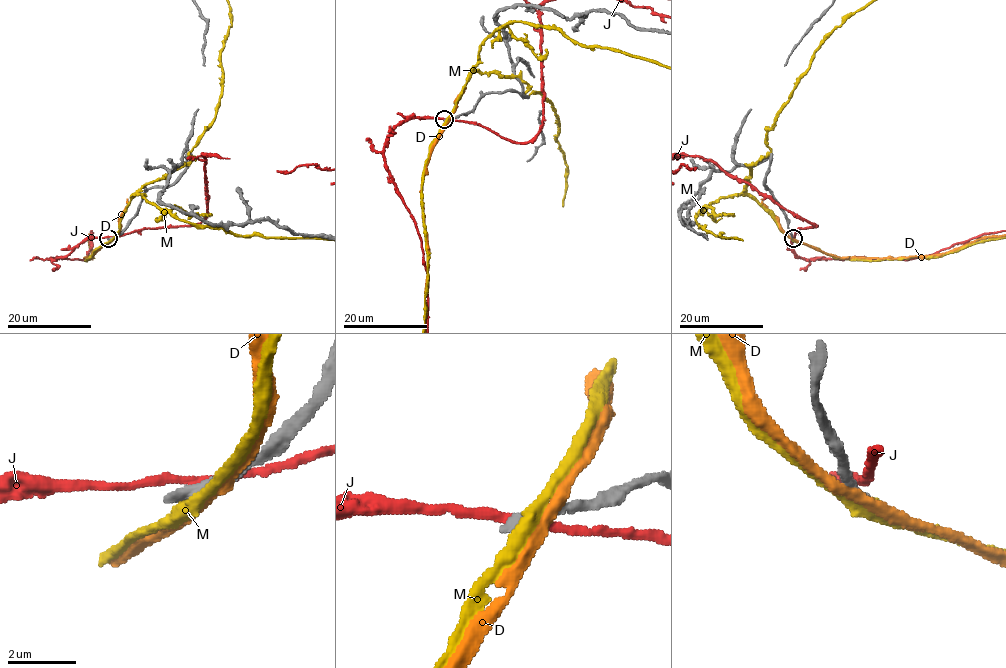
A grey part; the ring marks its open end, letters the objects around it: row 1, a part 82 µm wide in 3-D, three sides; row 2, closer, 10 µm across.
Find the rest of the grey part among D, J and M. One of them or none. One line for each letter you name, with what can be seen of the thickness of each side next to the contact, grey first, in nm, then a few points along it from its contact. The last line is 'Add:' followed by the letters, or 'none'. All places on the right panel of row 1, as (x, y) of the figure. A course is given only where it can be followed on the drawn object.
Add: none

